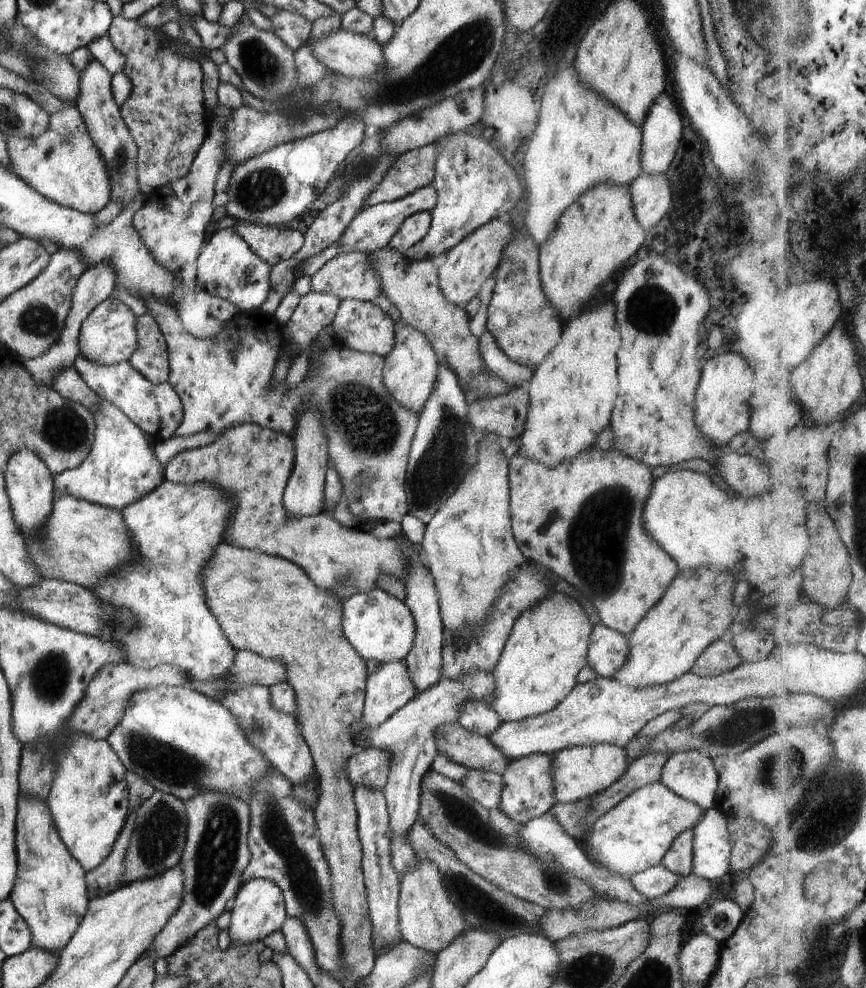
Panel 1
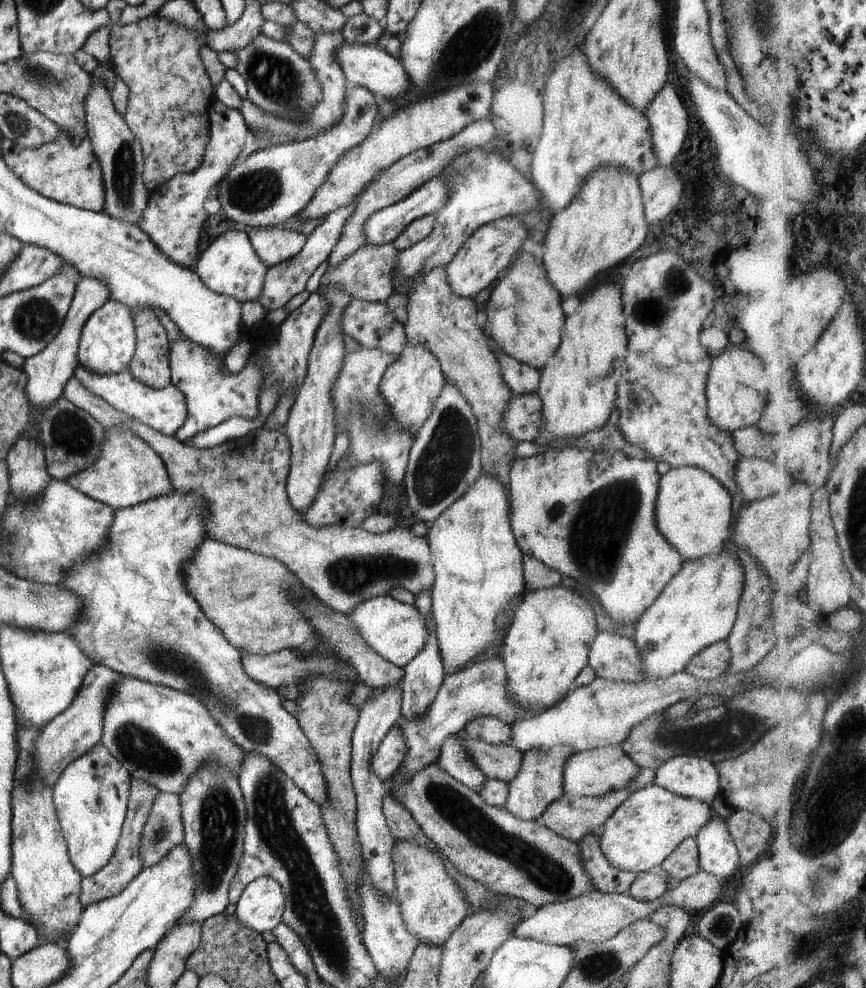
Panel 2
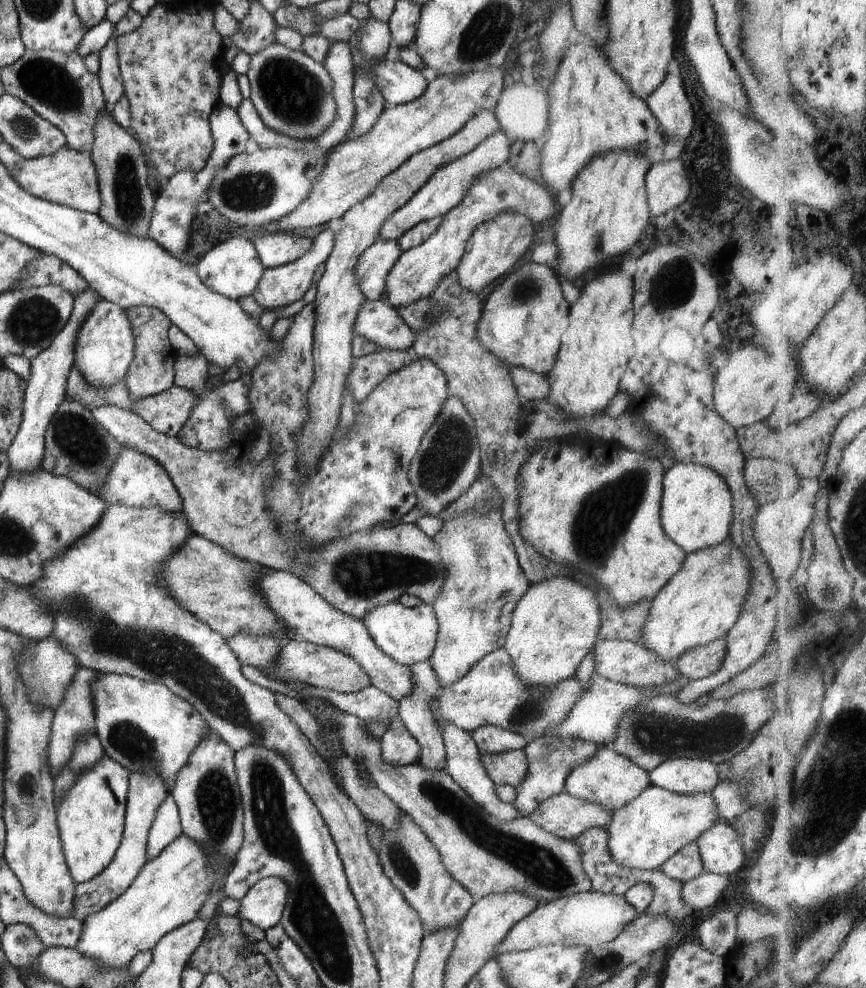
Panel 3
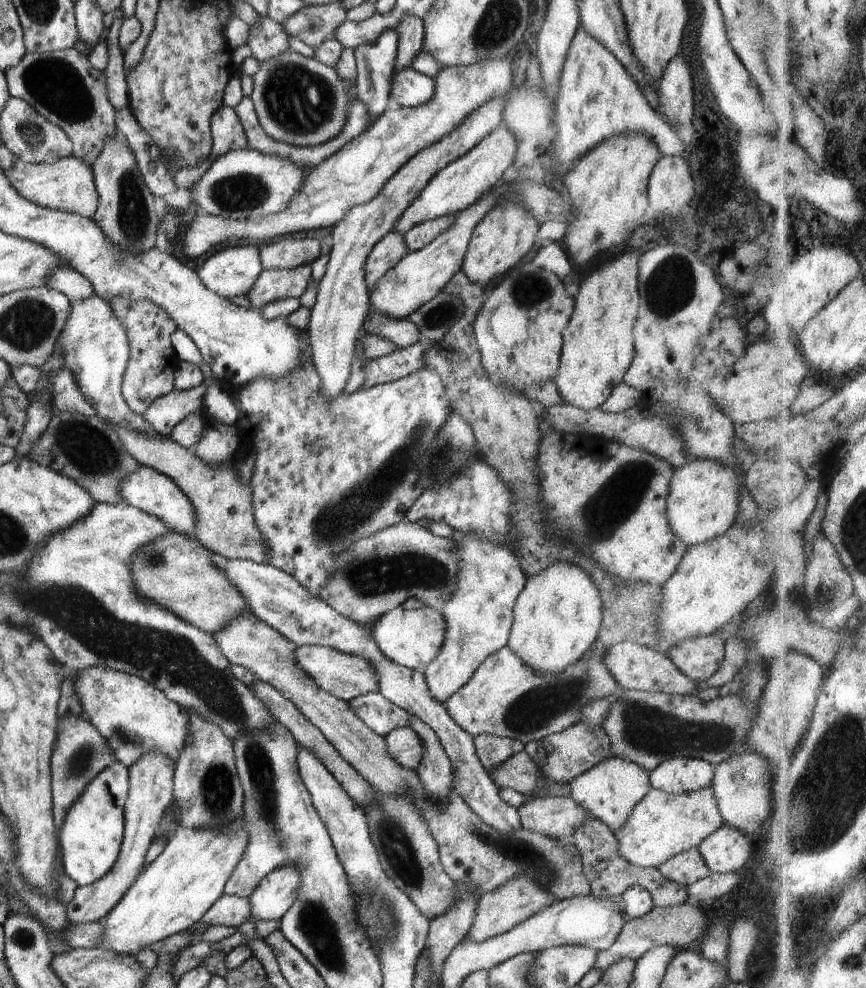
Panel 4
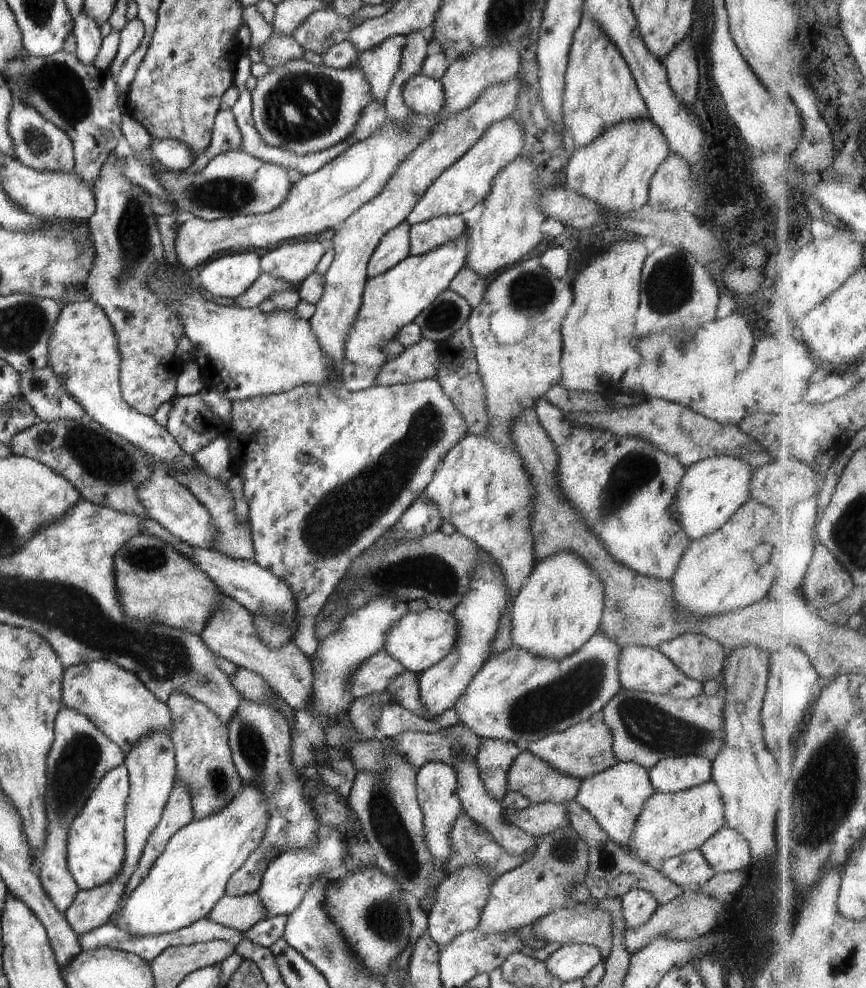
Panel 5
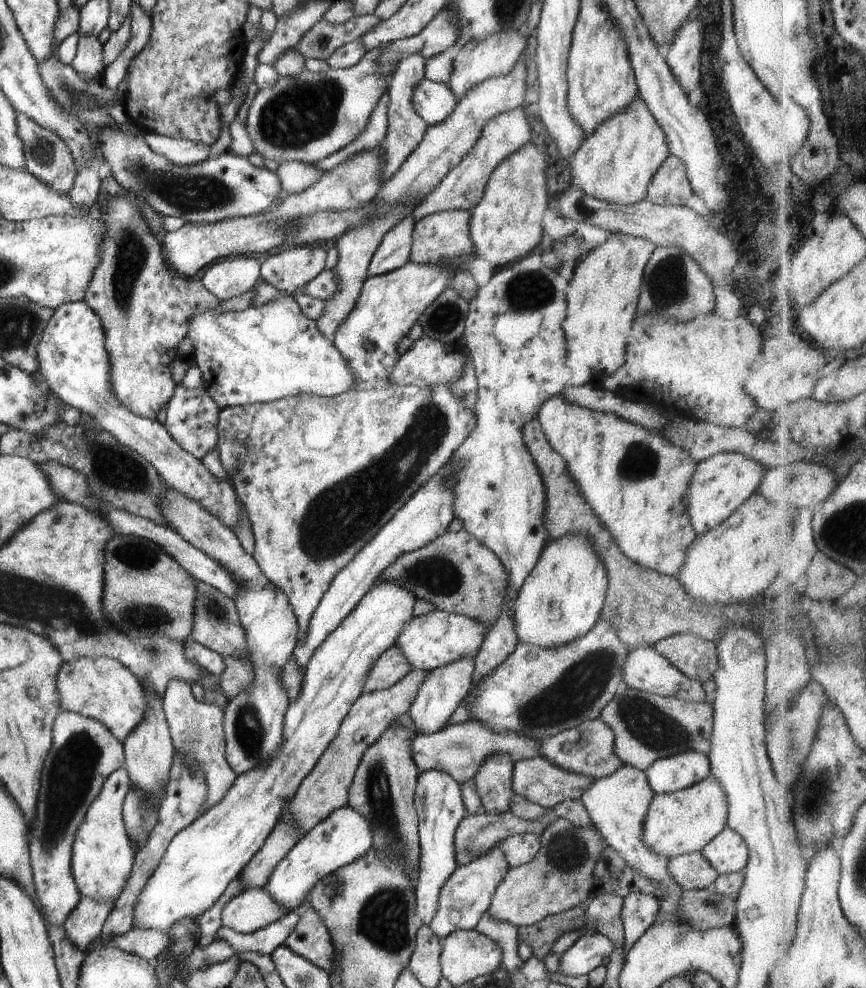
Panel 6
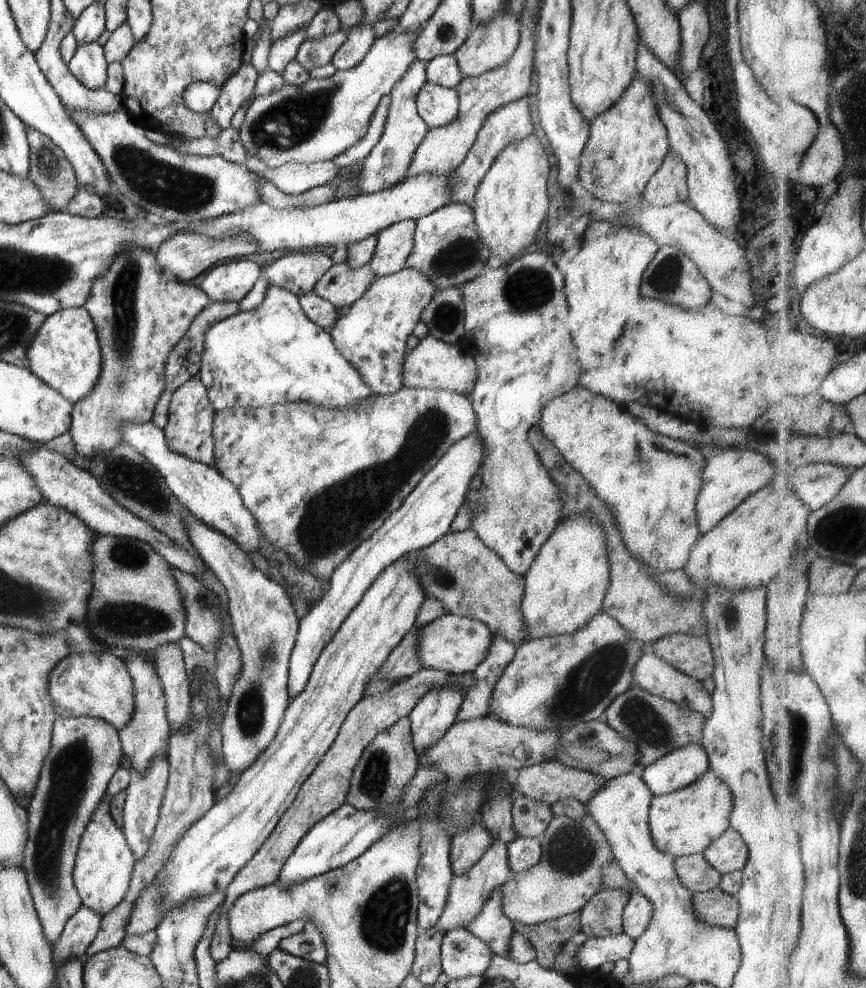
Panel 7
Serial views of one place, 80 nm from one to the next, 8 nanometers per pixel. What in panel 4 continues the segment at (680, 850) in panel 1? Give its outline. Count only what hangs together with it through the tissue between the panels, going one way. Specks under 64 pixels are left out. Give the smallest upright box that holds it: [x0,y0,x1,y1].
[657,847,711,887]

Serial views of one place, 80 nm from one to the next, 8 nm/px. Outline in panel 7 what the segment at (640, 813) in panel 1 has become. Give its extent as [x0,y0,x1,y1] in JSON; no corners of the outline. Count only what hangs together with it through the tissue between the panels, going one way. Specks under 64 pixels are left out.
[649,768,732,857]

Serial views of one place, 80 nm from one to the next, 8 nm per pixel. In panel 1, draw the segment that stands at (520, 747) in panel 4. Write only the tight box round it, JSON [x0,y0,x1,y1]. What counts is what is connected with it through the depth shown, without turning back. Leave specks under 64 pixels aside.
[457,700,504,737]

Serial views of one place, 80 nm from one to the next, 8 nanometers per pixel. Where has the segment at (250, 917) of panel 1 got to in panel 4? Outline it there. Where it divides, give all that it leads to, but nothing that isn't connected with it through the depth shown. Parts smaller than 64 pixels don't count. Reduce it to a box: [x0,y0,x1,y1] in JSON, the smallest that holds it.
[249,865,302,921]

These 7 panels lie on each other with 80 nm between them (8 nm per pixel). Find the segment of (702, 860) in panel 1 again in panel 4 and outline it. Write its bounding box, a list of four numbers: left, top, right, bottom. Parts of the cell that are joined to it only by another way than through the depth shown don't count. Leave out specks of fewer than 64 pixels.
[698,825,756,873]

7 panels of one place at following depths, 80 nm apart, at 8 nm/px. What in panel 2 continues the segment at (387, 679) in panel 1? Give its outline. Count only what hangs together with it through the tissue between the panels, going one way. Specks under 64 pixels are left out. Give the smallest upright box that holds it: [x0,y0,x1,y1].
[351,684,402,900]

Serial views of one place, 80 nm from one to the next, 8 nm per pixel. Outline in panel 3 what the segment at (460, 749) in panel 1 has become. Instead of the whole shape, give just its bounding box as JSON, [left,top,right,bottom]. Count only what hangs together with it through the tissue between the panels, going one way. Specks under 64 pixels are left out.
[480,750,527,788]

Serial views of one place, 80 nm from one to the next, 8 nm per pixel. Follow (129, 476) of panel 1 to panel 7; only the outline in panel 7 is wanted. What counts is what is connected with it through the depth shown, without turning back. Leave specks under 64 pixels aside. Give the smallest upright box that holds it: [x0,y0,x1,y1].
[184,510,299,772]

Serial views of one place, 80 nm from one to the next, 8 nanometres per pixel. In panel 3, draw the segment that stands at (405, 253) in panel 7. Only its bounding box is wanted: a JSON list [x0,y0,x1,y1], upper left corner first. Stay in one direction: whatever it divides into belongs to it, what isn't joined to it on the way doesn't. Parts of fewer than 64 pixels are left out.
[355,237,402,300]

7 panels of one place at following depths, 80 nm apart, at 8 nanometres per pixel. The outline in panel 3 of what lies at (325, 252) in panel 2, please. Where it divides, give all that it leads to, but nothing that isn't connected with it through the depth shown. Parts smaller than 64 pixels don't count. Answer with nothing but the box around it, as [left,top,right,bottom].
[252,224,336,309]

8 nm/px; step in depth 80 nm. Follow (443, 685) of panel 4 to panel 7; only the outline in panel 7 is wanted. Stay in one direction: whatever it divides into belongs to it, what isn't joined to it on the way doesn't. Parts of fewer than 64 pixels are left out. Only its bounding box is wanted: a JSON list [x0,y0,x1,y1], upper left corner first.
[407,685,464,757]

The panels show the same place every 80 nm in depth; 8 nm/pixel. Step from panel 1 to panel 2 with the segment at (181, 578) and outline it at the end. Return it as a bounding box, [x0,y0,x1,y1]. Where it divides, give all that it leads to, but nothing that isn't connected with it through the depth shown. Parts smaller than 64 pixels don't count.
[58,490,328,807]

